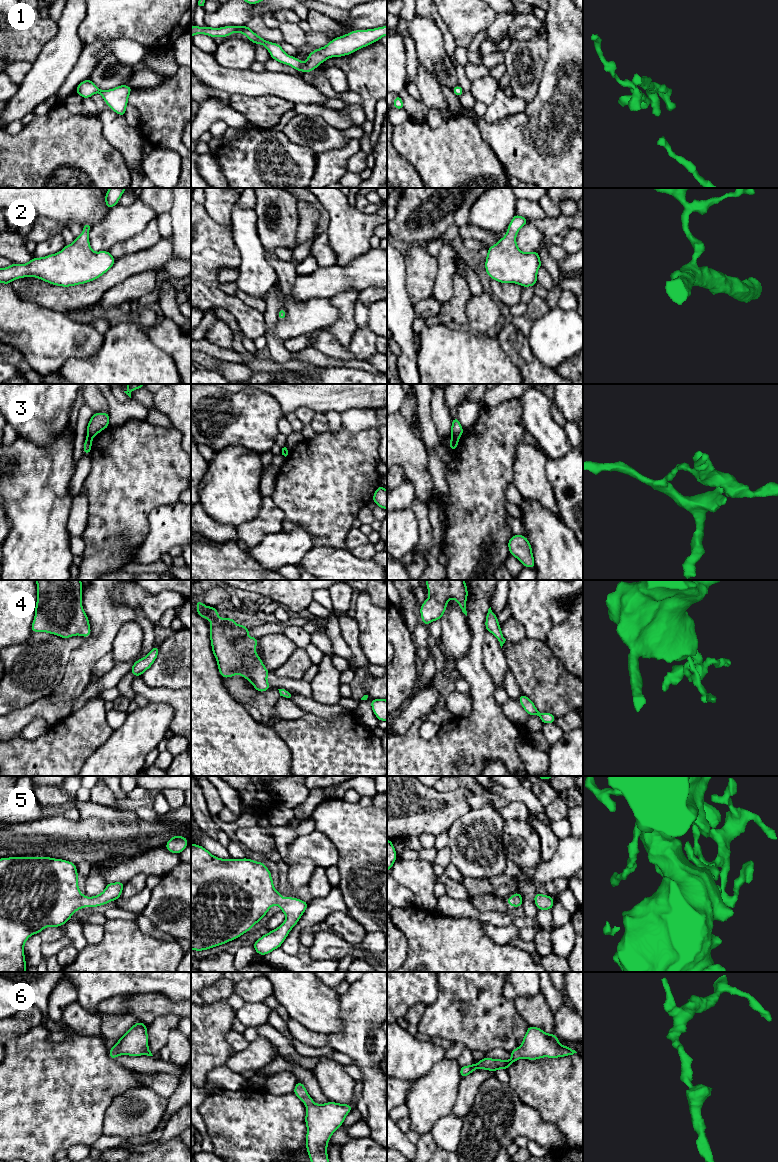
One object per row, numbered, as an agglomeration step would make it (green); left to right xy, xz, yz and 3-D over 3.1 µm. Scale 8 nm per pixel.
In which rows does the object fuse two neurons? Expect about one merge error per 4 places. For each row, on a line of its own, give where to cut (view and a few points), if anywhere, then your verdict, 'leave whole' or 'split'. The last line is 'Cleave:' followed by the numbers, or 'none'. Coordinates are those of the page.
1: no cut | leave whole
2: no cut | leave whole
3: yz (452, 436), (458, 438) | split
4: no cut | leave whole
5: no cut | leave whole
6: no cut | leave whole
Cleave: 3

